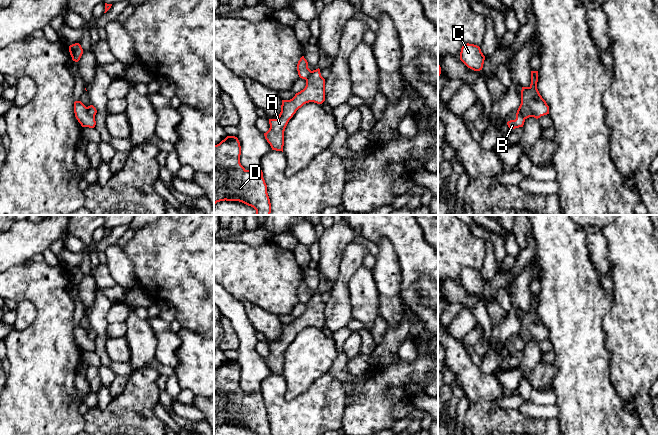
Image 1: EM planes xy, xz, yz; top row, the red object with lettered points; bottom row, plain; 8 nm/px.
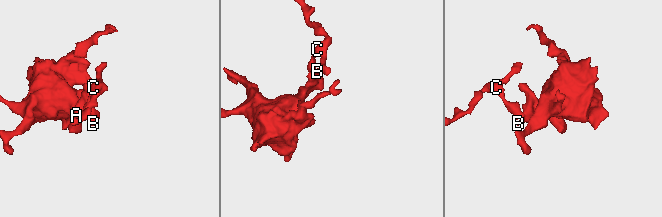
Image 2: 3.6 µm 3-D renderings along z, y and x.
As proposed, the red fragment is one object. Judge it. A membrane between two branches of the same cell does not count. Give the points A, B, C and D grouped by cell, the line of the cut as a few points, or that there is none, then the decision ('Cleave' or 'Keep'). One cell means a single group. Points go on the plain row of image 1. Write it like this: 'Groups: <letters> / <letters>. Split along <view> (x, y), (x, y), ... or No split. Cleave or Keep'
Groups: A D / B C. Split along xy (86, 331), (87, 335), (94, 342). Cleave

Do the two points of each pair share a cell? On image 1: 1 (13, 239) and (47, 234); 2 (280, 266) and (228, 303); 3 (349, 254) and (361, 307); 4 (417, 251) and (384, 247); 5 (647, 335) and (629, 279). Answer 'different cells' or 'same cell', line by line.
1: same cell
2: different cells
3: different cells
4: different cells
5: same cell

